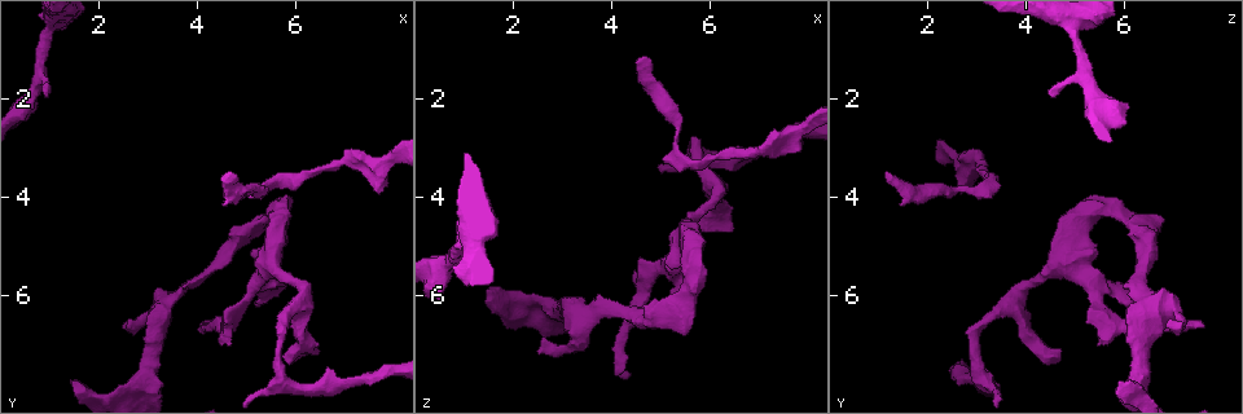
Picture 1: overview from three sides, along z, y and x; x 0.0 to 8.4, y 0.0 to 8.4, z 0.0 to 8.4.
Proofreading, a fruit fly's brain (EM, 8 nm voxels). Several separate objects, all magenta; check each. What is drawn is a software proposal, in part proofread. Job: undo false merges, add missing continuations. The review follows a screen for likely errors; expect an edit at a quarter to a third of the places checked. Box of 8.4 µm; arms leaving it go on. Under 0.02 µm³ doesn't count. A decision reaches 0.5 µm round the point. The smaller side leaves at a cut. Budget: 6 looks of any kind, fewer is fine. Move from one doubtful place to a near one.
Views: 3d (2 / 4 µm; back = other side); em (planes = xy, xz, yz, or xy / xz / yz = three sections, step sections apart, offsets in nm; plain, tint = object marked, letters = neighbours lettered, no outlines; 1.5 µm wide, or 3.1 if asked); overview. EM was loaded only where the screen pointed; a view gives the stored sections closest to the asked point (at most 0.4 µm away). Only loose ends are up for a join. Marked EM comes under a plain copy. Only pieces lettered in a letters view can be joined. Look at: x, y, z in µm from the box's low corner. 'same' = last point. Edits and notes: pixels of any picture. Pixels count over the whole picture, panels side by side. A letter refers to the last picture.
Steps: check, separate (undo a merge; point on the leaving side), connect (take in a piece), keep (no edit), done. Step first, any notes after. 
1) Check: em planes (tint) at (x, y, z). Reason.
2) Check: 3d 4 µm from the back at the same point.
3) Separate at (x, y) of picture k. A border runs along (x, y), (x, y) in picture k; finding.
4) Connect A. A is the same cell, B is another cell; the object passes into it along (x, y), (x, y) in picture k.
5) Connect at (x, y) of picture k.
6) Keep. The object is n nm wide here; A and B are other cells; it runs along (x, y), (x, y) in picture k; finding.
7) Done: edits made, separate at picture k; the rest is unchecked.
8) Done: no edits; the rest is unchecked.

Check: 3d 4 µm at (0.90, 1.90, 4.45). Branch stops here.

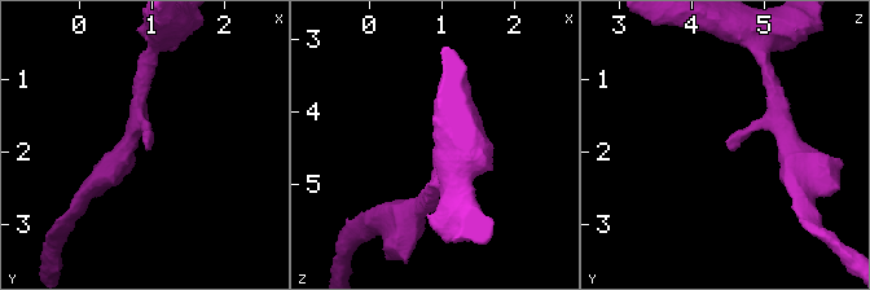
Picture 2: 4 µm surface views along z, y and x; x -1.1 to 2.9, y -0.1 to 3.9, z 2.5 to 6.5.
Check: em 3.1 µm planes (tint) at (0.90, 1.95, 4.50). Shape alone is not enough.

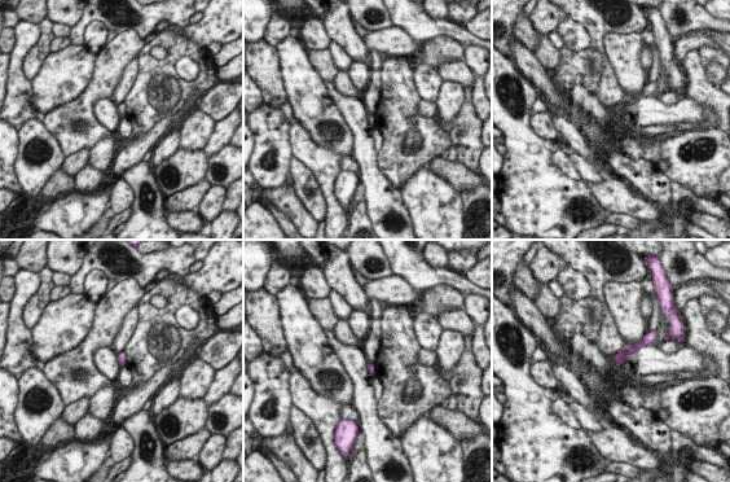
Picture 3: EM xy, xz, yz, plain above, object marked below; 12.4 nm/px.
Check: em 3.1 µm planes (letters) at the same point. See the neighbours.

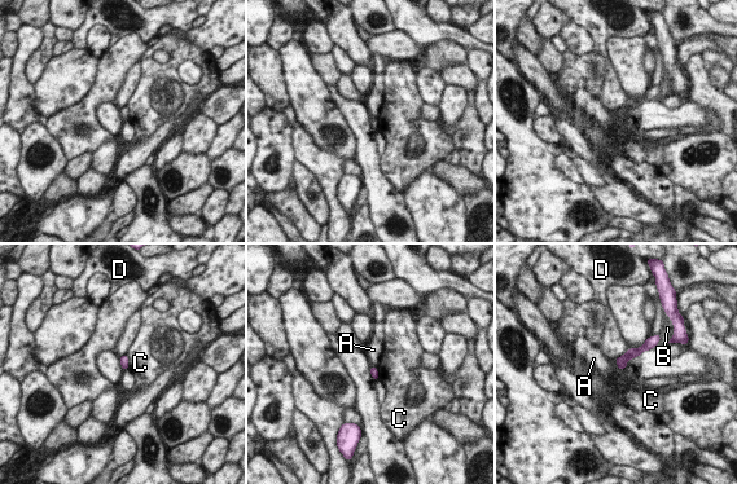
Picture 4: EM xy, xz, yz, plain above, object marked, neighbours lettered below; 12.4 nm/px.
Keep. A, B, C and D are other cells; it runs along (648, 343), (619, 364) in picture 4; none of them fits.

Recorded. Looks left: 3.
Check: em planes (letters) at (4.70, 3.50, 1.20). An open end.

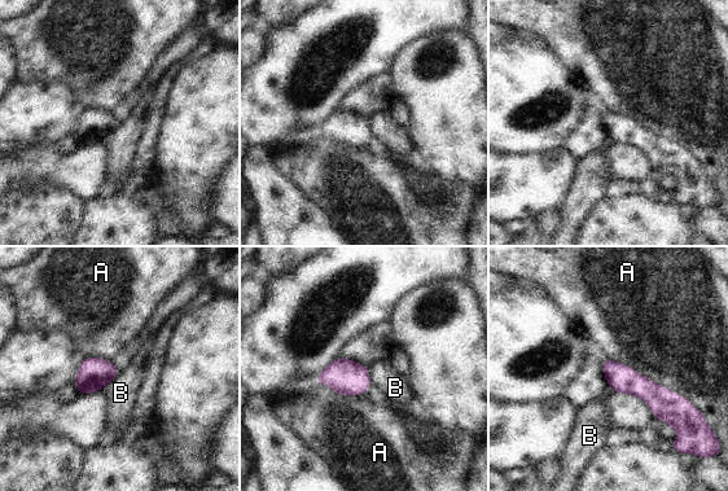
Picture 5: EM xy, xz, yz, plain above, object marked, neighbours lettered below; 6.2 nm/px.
Keep. A and B are other cells; it runs along (605, 362), (622, 378), (671, 400) in picture 5; none of them fits.

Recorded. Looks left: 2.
Check: 3d 4 µm at (5.20, 6.20, 6.15). An open end.

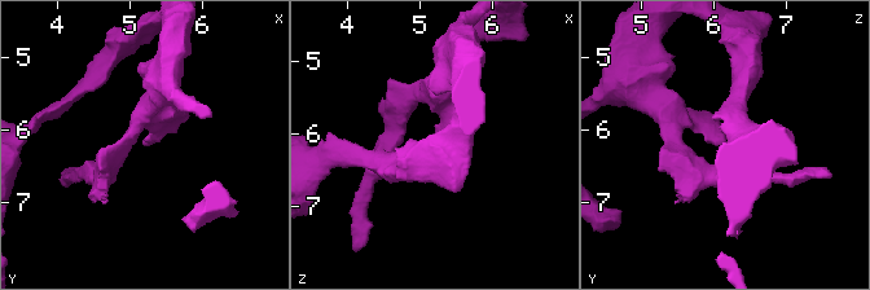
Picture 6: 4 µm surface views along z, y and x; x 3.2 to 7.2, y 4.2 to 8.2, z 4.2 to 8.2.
Check: em planes (letters) at (5.20, 6.20, 6.10).

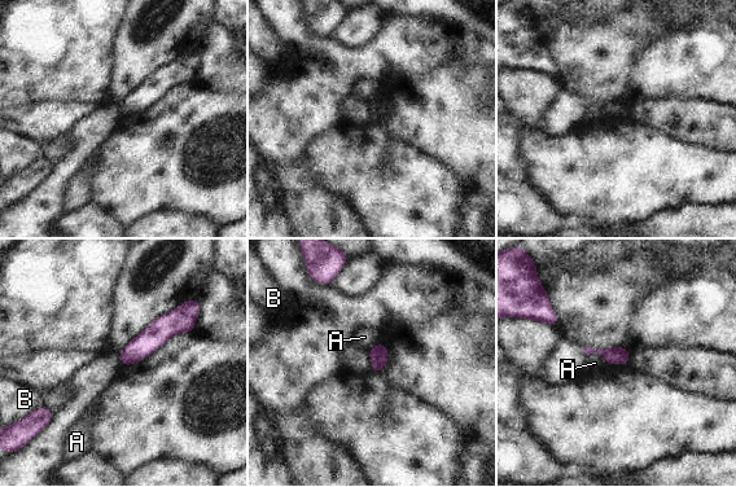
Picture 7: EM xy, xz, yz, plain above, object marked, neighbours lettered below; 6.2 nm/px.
Keep. The object is 110 nm wide here; A and B are other cells; it runs along (184, 316), (161, 329), (123, 362) in picture 7; none of them fits.

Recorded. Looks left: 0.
Done: no edits; the rest is unchecked.

